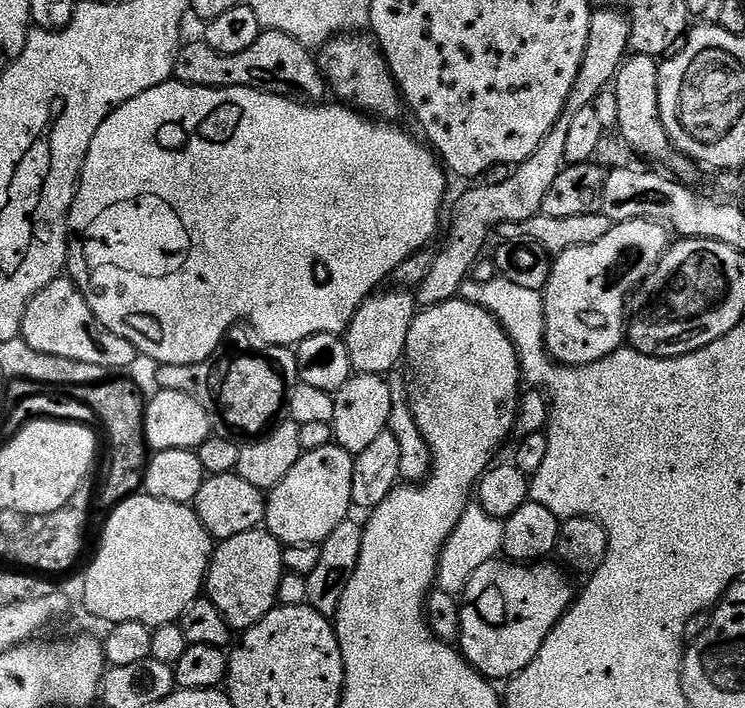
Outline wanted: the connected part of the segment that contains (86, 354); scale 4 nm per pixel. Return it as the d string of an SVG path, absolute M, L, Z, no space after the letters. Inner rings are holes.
M70 278L50 282L50 286L42 289L30 306L26 306L20 336L42 354L58 354L58 358L74 358L74 362L91 362L109 370L128 368L138 360L134 345L96 321L86 298Z

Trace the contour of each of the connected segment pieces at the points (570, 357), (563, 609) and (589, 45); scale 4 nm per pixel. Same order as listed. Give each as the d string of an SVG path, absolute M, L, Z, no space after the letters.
M645 220L613 224L610 234L590 246L559 253L552 260L552 273L544 287L544 345L557 364L582 366L614 354L626 340L624 298L632 288L620 281L624 264L648 268L657 263L670 244L662 226Z
M495 558L486 562L484 566L479 566L478 570L476 570L473 576L468 580L468 585L464 588L462 593L462 600L464 600L464 604L462 602L459 605L460 633L458 648L464 659L467 660L469 664L473 664L473 666L475 666L476 669L483 674L483 676L488 677L488 679L493 682L507 682L511 680L512 677L518 675L522 670L526 670L526 666L530 666L534 662L534 658L538 654L538 650L542 650L542 646L546 642L546 638L550 634L550 630L554 630L556 623L558 623L558 621L560 621L560 619L568 612L569 608L572 607L574 591L572 592L571 586L568 585L567 578L563 576L565 573L561 571L559 567L557 567L558 569L551 568L548 564L550 563L513 563L504 558Z
M596 8L593 11L590 18L590 38L586 38L586 54L578 74L578 82L574 84L560 121L542 142L542 146L501 184L485 182L481 188L472 188L461 194L460 201L456 204L457 216L453 218L452 229L444 240L444 249L436 252L434 266L430 266L425 280L415 289L414 299L421 309L433 308L459 297L460 288L472 275L472 268L485 255L484 247L488 244L488 235L495 224L520 224L541 215L542 202L546 202L546 194L554 183L554 178L558 178L558 174L566 166L566 134L570 130L570 118L574 118L578 110L595 105L596 100L615 81L629 55L631 33L632 23L623 11L614 8Z

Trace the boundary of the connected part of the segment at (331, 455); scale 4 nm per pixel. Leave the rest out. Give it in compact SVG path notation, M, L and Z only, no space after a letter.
M330 443L322 446L322 450L310 450L303 453L294 470L278 482L276 488L271 489L266 496L266 507L264 509L264 519L266 521L266 530L281 545L290 544L323 544L342 521L349 519L353 511L352 503L352 479L354 478L354 456L353 453L342 450L336 443Z

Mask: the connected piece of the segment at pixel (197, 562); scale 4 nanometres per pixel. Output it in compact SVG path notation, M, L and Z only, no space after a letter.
M137 494L111 509L107 516L100 549L84 576L84 604L89 614L100 620L108 620L109 625L142 622L147 628L154 629L163 624L177 623L180 615L195 600L201 599L214 551L212 536L206 526L202 526L195 507Z

